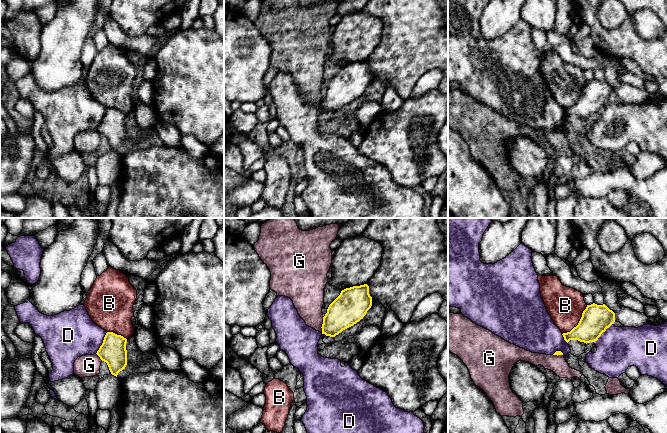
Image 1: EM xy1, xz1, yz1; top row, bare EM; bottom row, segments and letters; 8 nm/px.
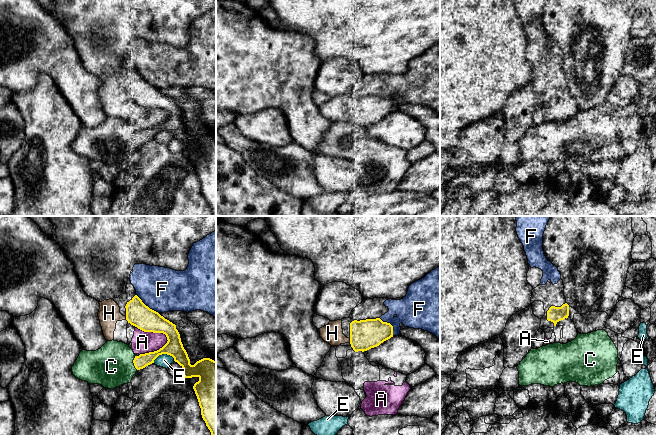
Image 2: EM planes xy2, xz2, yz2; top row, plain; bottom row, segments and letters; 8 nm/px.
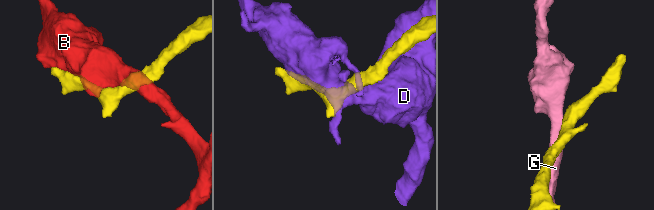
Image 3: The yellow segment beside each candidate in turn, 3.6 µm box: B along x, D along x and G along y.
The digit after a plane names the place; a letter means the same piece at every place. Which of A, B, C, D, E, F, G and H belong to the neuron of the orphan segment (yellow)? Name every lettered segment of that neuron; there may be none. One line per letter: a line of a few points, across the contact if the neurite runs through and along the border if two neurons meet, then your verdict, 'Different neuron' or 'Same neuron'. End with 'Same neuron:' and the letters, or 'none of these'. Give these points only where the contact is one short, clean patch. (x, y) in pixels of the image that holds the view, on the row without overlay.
A: Different neuron
B: Different neuron
C: Different neuron
D: Different neuron
E: Line: xy2 (175, 137), (169, 131), (160, 130), (153, 138). Different neuron
F: Line: xy2 (136, 70), (146, 81), (158, 89). Different neuron
G: Line: xz1 (323, 93), (321, 108). Different neuron
H: Same neuron
Same neuron: H

